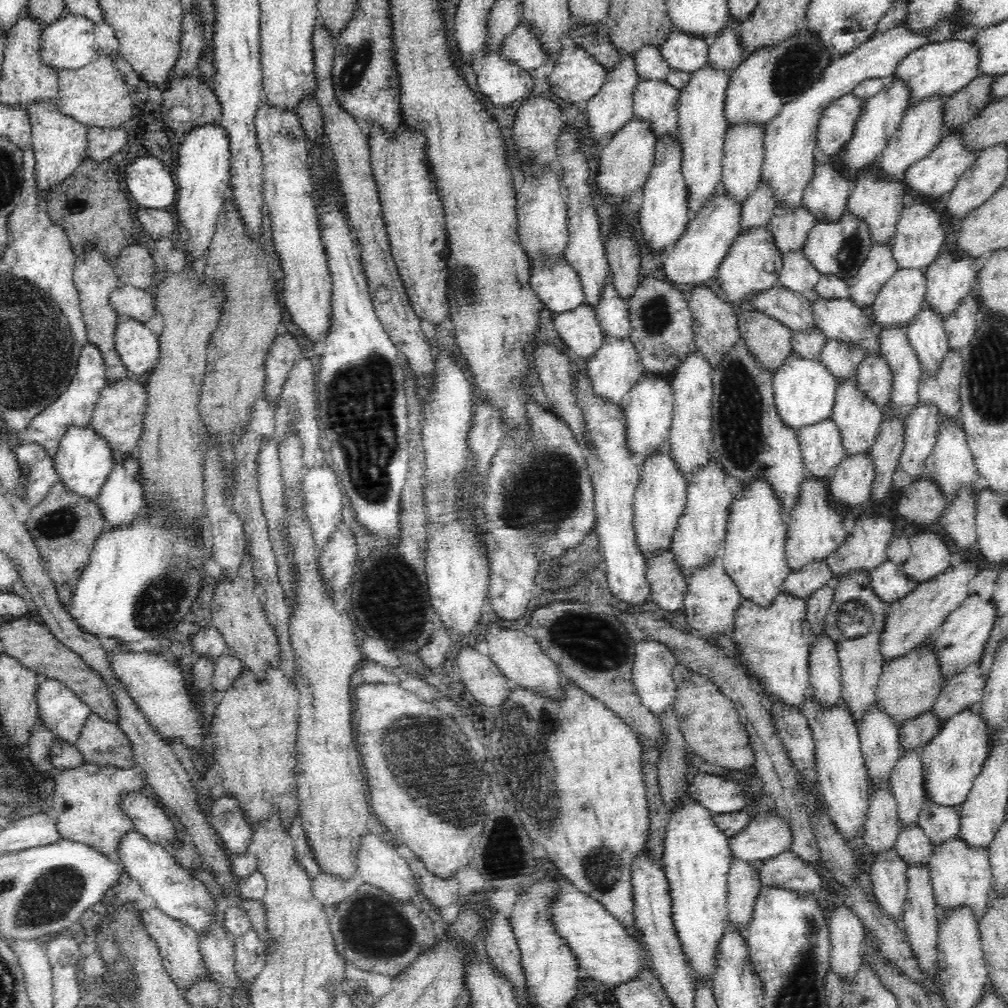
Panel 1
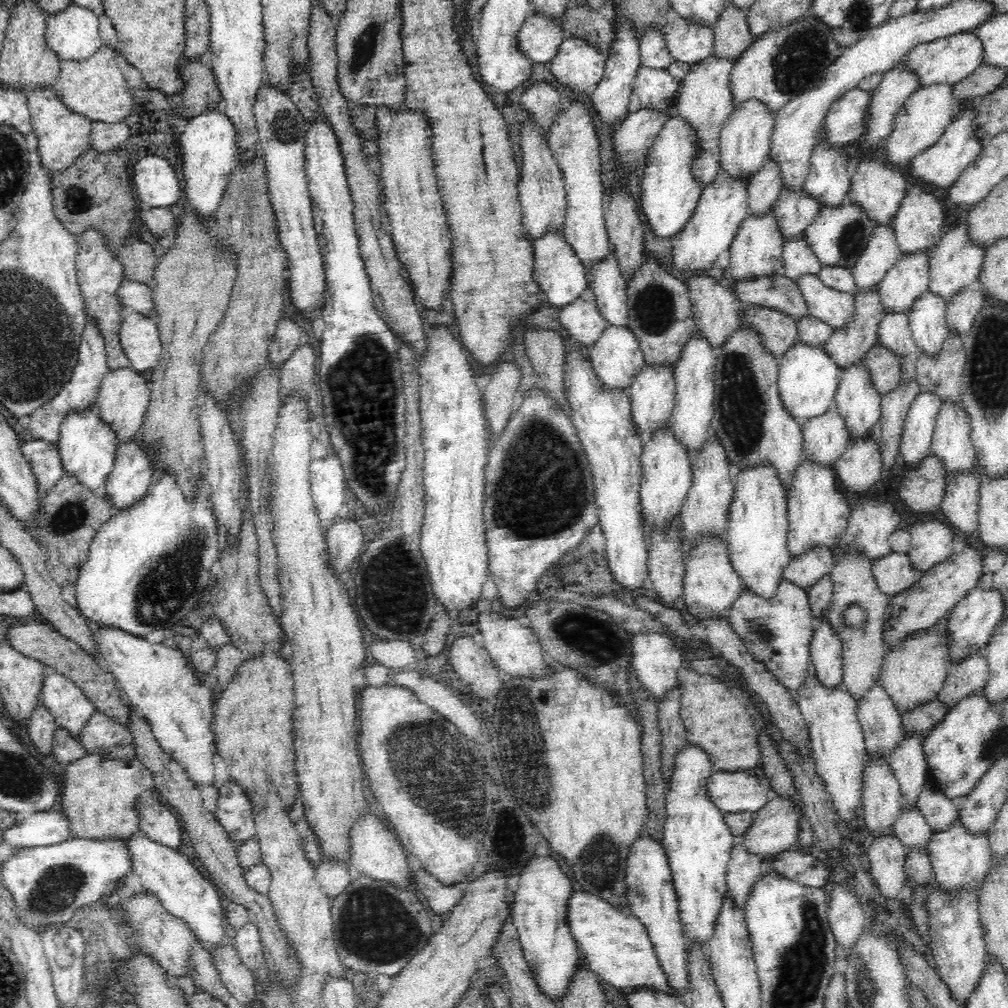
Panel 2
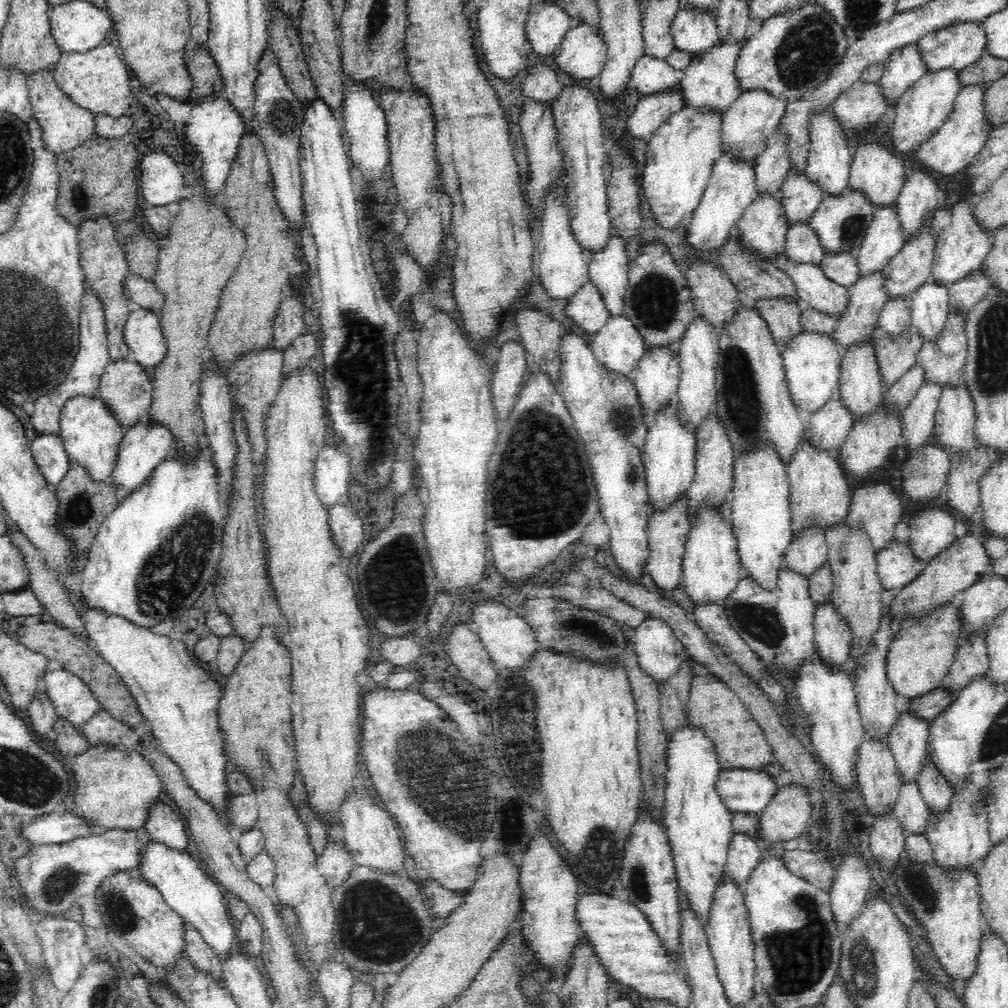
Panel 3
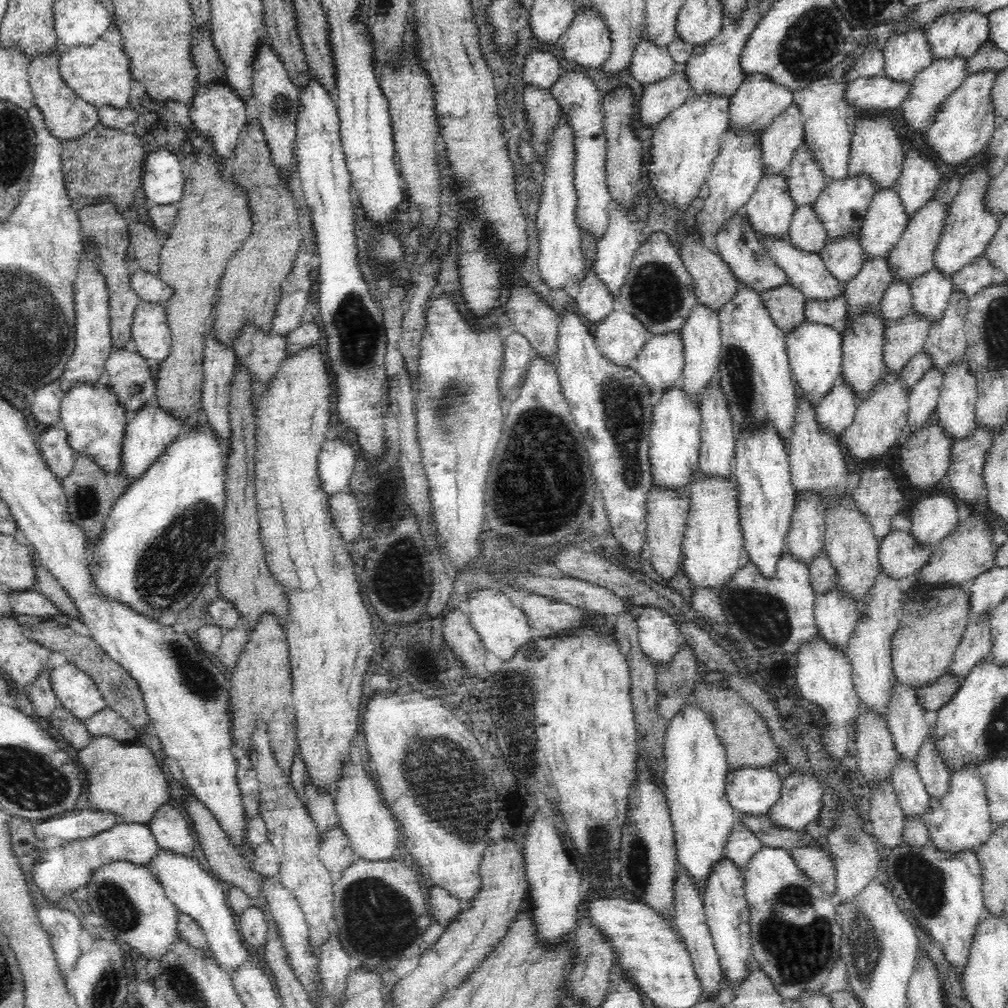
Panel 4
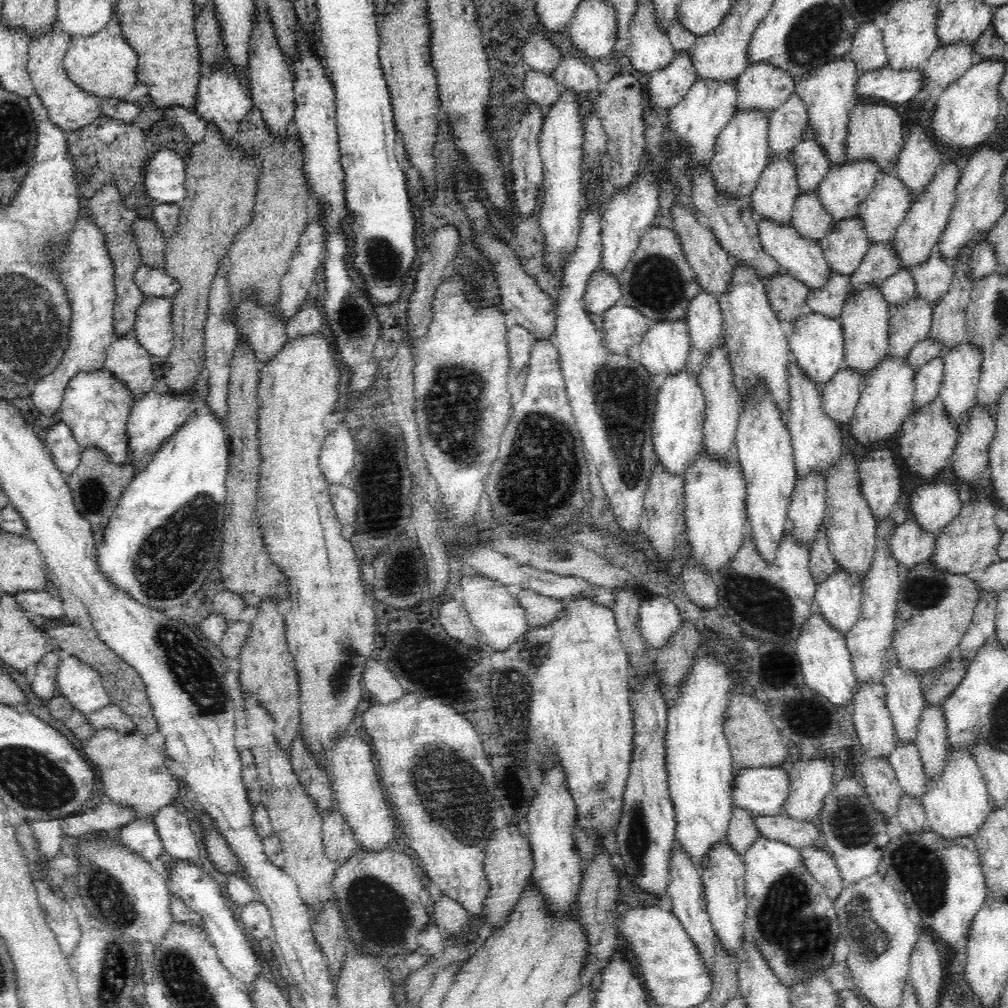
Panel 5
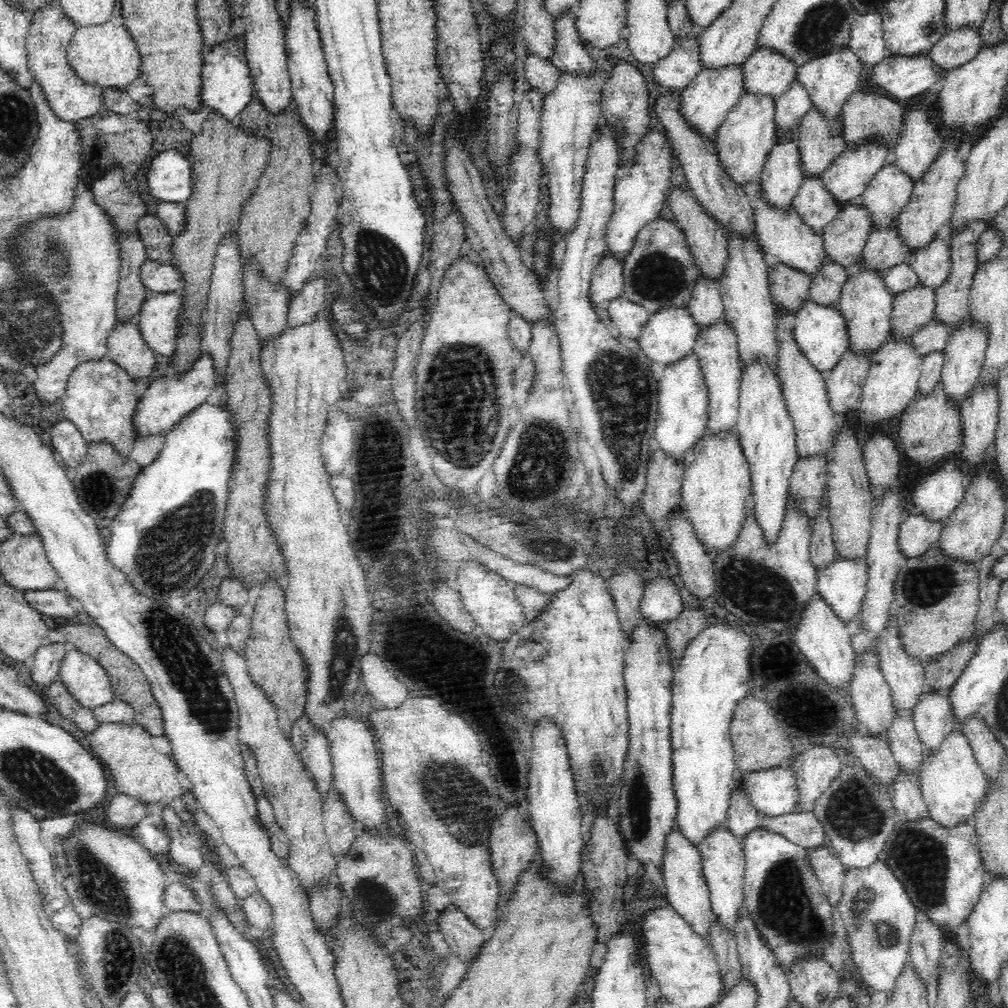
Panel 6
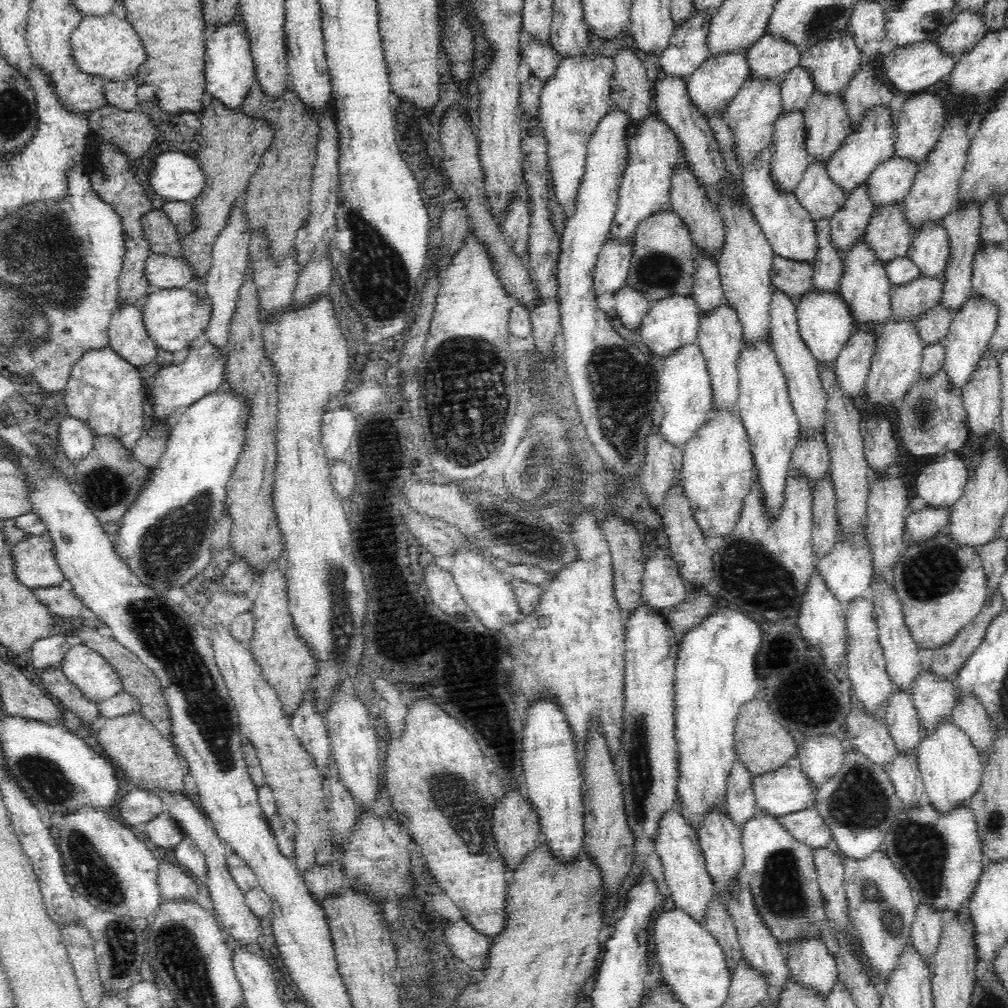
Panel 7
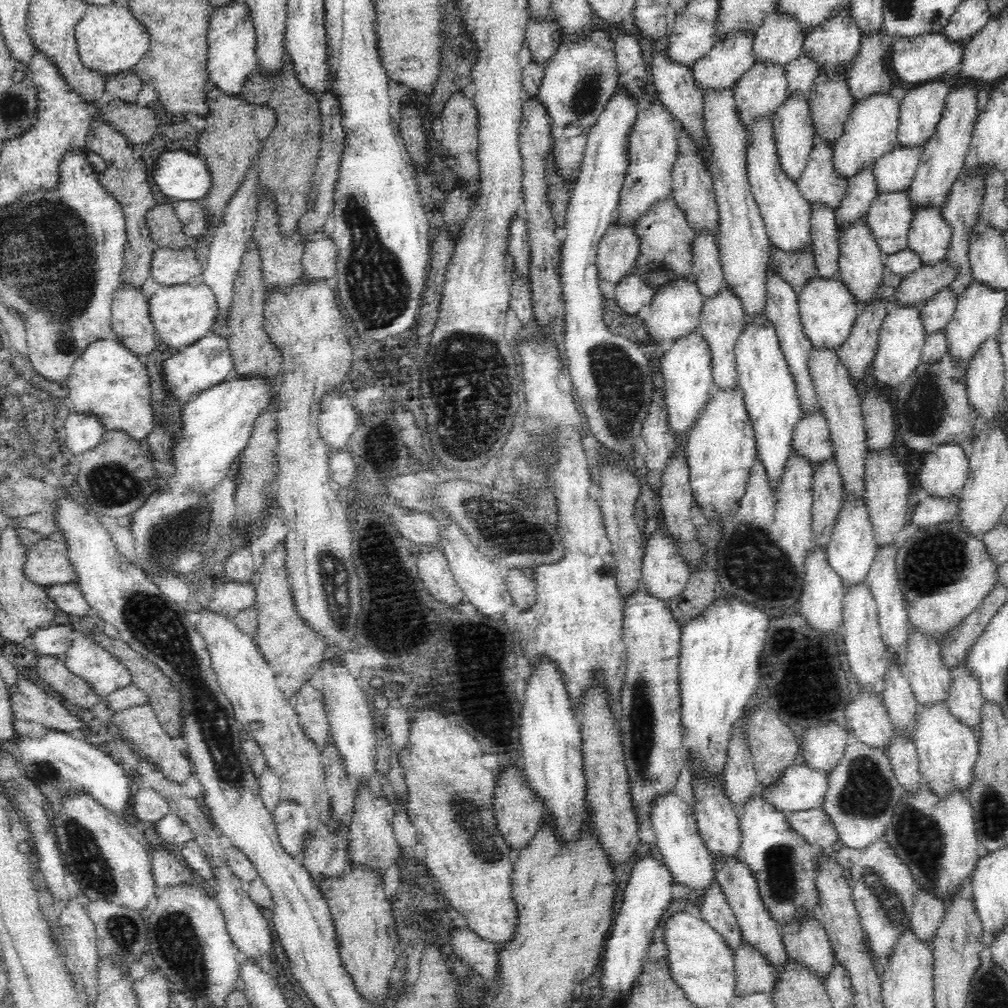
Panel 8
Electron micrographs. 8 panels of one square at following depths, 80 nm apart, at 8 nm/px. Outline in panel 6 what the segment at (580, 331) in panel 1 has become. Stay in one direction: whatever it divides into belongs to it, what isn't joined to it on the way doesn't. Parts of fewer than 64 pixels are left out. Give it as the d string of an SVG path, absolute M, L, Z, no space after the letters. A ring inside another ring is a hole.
M606 249L603 255L600 257L600 262L596 265L596 268L591 274L591 301L594 308L602 304L605 300L609 302L623 294L624 286L624 264L626 264L626 257L620 252L620 256L616 255L616 252Z

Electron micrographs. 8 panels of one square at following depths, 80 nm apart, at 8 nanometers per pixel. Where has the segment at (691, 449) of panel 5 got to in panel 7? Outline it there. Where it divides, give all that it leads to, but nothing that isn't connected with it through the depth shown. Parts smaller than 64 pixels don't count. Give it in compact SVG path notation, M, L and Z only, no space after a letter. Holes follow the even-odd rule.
M698 340L672 349L663 358L664 368L657 378L657 400L664 409L661 432L665 440L676 445L686 444L704 422L708 422L714 406L710 371Z

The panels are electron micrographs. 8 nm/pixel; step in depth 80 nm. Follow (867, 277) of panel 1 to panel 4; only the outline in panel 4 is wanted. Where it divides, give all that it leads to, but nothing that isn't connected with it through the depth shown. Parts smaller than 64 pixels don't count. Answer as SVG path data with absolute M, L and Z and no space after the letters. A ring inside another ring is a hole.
M897 184L877 188L863 217L858 233L864 247L864 260L888 254L909 219Z

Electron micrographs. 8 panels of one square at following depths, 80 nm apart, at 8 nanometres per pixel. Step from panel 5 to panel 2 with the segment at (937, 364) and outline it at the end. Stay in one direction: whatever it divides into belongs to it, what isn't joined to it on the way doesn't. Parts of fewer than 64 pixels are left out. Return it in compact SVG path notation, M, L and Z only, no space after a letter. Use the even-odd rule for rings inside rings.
M922 391L904 419L904 432L899 442L899 453L909 468L914 468L929 453L934 438L936 418L943 404L936 391Z

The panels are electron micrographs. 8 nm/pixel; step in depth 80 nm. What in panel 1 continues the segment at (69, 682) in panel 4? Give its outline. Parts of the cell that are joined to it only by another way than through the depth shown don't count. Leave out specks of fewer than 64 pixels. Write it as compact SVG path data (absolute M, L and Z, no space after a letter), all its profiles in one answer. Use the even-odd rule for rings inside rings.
M46 677L38 686L38 717L52 729L54 738L60 737L75 744L86 720L93 713L64 681Z

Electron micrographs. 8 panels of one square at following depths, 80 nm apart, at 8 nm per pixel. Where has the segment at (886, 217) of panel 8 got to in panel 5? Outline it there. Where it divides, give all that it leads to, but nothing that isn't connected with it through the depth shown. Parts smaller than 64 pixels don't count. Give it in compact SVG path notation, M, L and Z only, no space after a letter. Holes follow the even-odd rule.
M869 241L866 254L862 257L858 268L849 276L849 291L859 289L864 283L881 282L900 268L900 256L894 251L893 241Z

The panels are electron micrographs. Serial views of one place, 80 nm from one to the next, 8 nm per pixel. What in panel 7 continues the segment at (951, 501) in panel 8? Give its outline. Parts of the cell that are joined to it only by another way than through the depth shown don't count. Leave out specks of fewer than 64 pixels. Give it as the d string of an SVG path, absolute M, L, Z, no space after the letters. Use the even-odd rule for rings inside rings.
M928 505L918 512L909 512L906 520L906 532L909 532L911 535L911 542L924 542L928 538L932 538L934 534L944 531L947 524L950 521L951 507L936 507L934 505Z

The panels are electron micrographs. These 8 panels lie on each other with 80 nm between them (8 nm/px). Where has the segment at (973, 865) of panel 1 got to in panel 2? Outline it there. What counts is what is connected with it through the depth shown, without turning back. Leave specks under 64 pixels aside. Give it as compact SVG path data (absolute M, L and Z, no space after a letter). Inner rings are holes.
M958 816L943 829L934 829L929 836L927 847L931 856L934 880L941 884L943 890L973 888L979 890L985 872L992 864L991 844L986 831L972 831L964 824L963 817Z

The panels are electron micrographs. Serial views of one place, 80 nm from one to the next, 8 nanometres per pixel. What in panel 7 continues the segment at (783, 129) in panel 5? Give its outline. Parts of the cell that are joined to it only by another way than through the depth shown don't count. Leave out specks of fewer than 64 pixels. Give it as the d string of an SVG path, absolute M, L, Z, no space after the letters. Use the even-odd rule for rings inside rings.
M798 64L786 71L782 80L782 111L802 107L804 109L807 98L815 91L814 79L810 68Z

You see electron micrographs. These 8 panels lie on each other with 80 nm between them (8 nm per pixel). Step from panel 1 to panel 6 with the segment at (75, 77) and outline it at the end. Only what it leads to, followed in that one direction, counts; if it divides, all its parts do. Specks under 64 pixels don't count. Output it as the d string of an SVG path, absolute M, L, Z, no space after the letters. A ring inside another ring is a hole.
M107 20L98 24L80 25L68 46L68 63L86 83L99 84L102 88L126 89L139 77L142 56L134 37L123 24Z

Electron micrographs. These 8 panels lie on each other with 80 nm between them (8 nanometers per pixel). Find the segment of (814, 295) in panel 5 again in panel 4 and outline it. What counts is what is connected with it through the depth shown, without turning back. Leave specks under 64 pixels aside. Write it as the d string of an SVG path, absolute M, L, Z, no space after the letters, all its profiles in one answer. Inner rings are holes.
M842 288L837 295L832 295L829 299L809 298L805 304L805 320L841 325L847 316L846 308L846 293Z

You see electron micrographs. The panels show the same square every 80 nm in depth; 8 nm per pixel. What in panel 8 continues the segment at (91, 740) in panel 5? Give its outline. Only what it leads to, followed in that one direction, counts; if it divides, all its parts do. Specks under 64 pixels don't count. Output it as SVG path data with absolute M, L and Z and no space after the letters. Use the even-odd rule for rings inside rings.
M150 704L134 705L115 712L108 726L120 727L122 737L134 747L134 751L138 751L138 755L148 757L150 761L160 765L168 779L183 785L186 778L194 773L192 759L189 755L184 754L184 750L180 750L178 746L174 745L174 737L168 735L168 732L164 730L163 725L160 724L159 716L156 715L155 709Z

